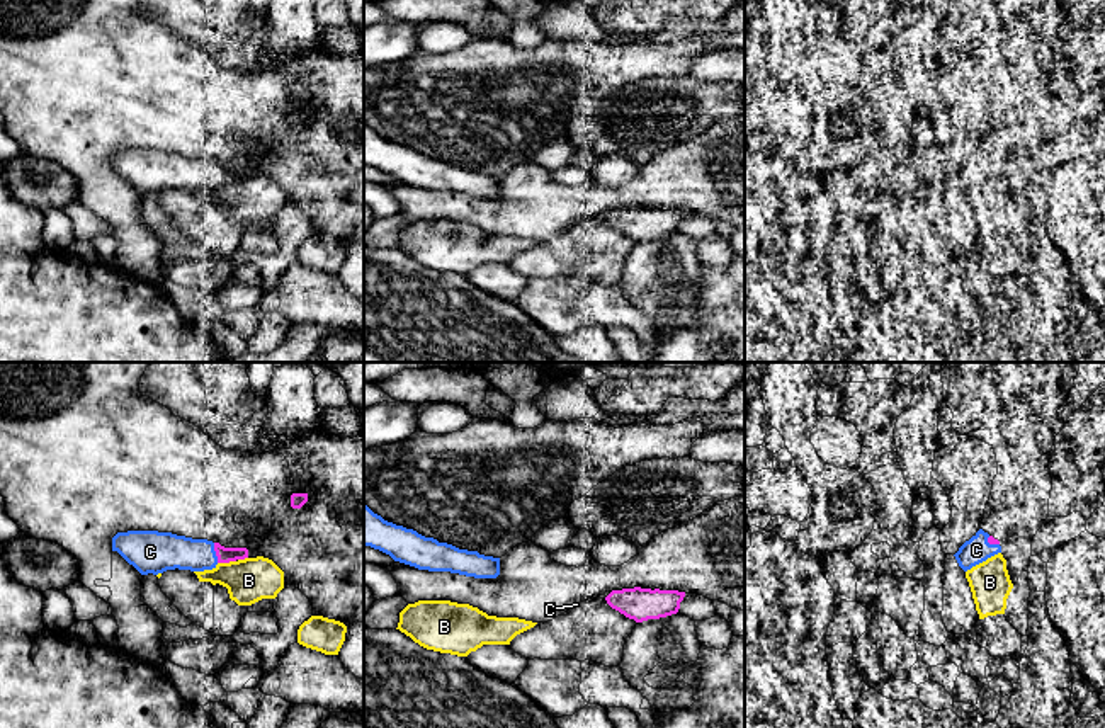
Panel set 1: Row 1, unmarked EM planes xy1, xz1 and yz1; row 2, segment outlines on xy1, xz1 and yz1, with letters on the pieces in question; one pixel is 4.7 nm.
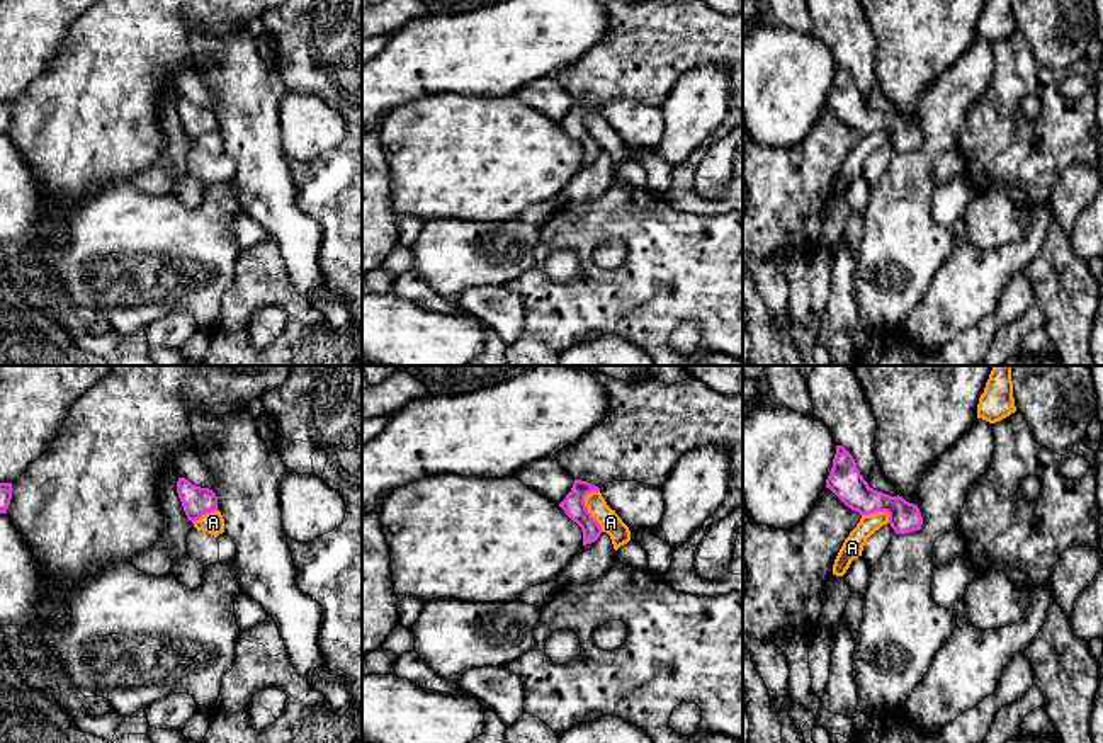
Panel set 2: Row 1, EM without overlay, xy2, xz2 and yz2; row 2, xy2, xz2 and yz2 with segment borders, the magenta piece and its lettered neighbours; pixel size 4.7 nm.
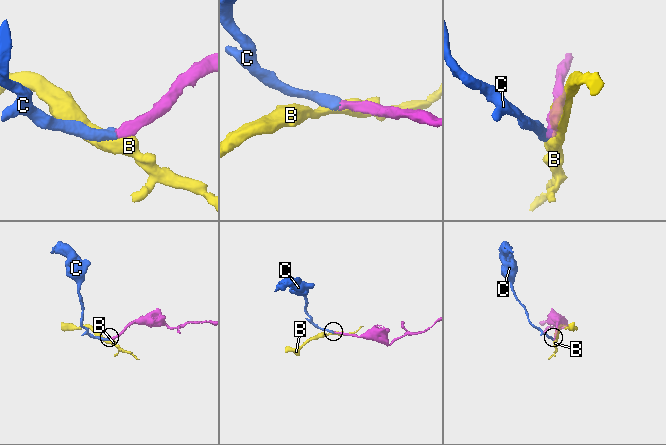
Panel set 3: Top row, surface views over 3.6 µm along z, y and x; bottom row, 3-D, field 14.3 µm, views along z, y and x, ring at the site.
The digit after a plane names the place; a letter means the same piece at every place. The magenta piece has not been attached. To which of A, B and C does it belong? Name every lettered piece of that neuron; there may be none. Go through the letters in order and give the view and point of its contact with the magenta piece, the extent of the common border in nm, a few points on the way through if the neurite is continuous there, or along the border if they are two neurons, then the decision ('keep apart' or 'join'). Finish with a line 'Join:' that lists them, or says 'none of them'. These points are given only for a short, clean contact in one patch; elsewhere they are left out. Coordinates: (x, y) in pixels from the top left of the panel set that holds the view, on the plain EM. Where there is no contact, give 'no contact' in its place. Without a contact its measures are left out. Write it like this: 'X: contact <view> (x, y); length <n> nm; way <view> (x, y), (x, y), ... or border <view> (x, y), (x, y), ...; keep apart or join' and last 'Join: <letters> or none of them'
A: contact xz2 (587, 130); length 200 nm; border xz2 (592, 109), (585, 116), (585, 126), (604, 150); keep apart
B: contact xy1 (226, 181); length 90 nm; border xy1 (235, 179), (218, 182); keep apart
C: contact xy1 (216, 172); length 100 nm; join
Join: C

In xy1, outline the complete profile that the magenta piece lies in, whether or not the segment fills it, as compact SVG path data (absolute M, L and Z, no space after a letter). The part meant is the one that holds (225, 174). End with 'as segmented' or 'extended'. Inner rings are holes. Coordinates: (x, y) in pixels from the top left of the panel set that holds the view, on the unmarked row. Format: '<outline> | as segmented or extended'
M128 150L112 156L117 170L141 194L158 194L167 189L204 191L218 182L248 177L246 167L224 167L207 158L192 158L172 151Z | extended

